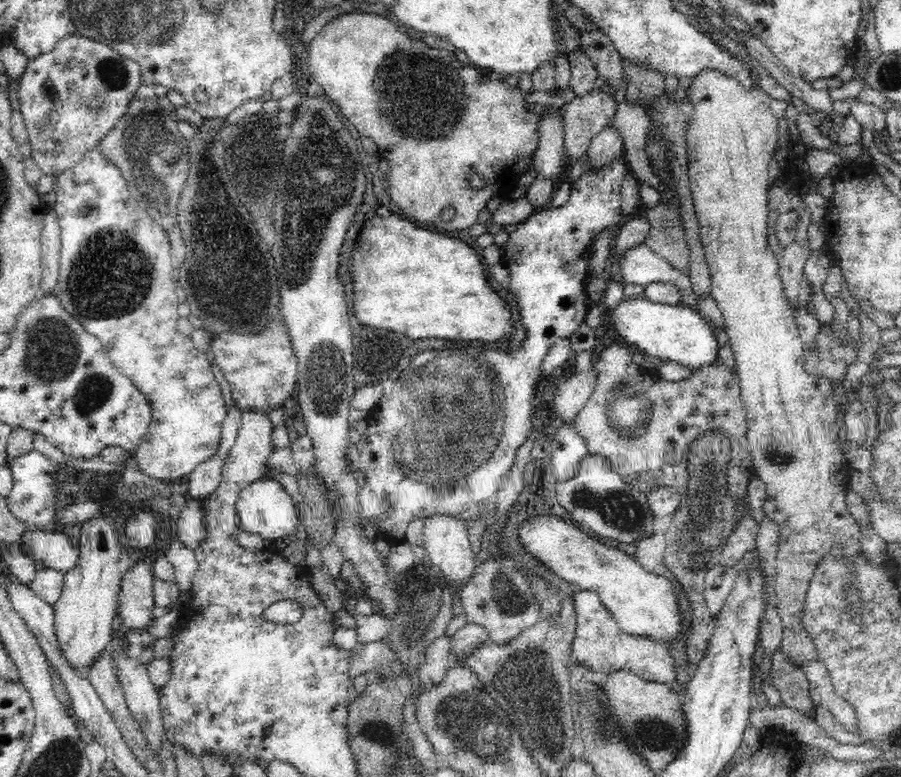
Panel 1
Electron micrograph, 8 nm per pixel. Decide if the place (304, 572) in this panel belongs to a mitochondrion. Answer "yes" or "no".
no

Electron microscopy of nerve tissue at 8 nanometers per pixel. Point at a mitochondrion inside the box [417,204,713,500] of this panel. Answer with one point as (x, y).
(620, 397)

